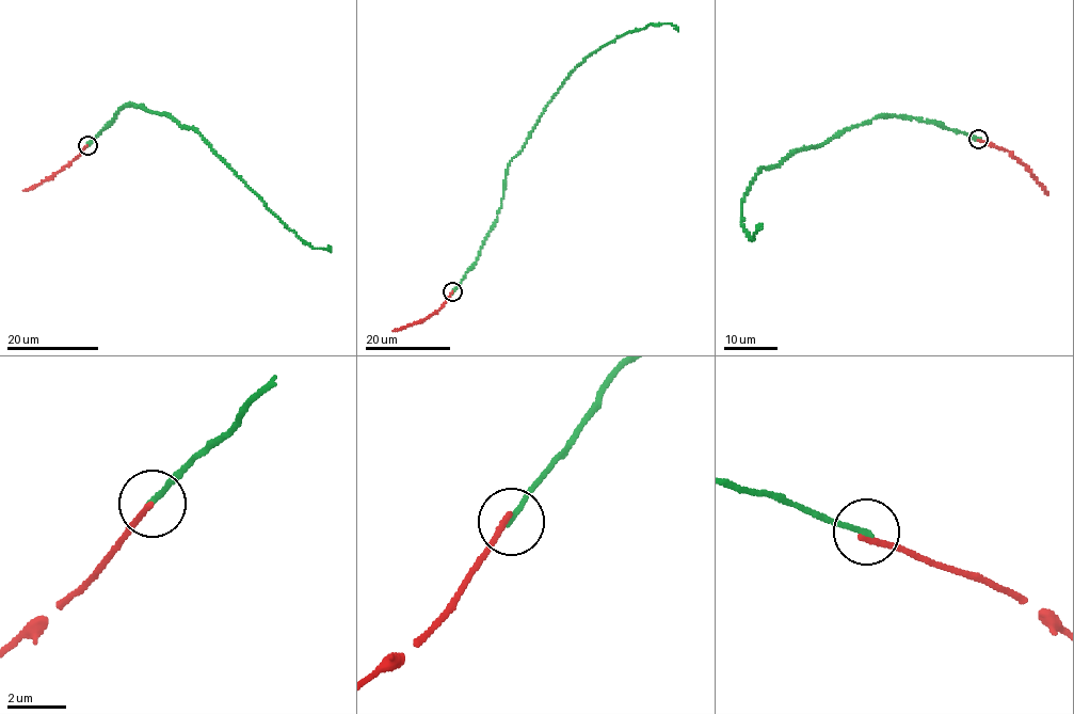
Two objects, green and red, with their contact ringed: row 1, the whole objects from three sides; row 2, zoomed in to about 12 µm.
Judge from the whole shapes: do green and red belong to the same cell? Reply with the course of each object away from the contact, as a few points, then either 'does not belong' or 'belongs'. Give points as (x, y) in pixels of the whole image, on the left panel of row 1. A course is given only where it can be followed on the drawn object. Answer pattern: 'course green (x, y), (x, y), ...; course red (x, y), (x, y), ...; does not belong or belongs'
course green (87, 145), (127, 104), (170, 115), (181, 126), (193, 127), (300, 239), (314, 248), (327, 247); course red (87, 145), (49, 179), (23, 191); does not belong

